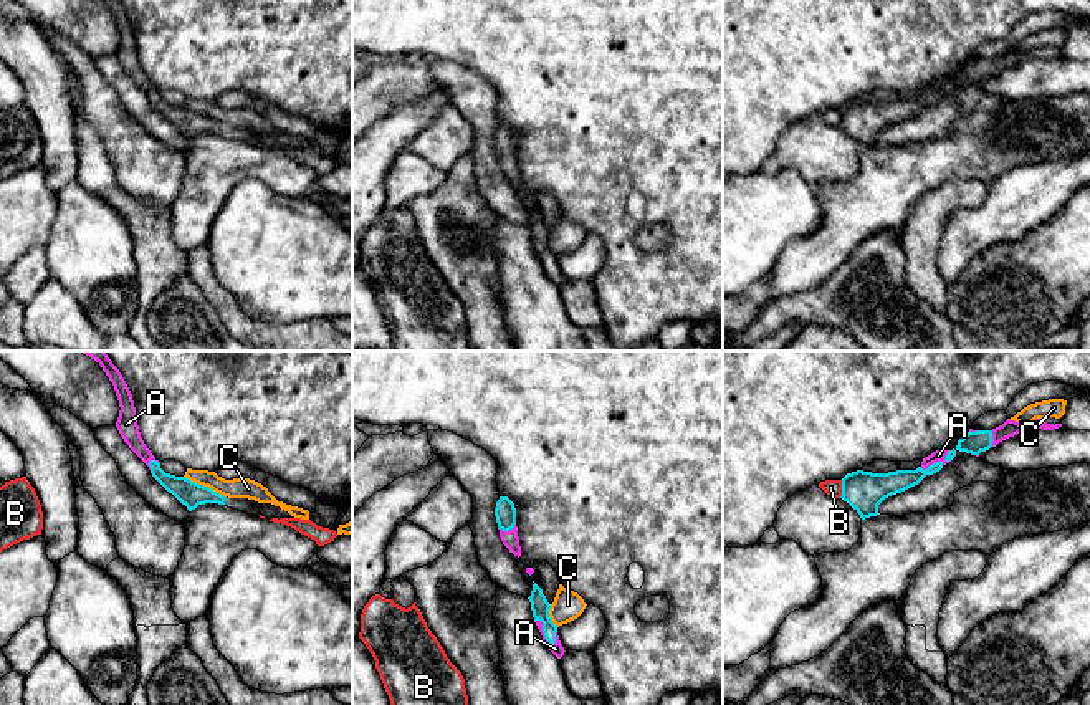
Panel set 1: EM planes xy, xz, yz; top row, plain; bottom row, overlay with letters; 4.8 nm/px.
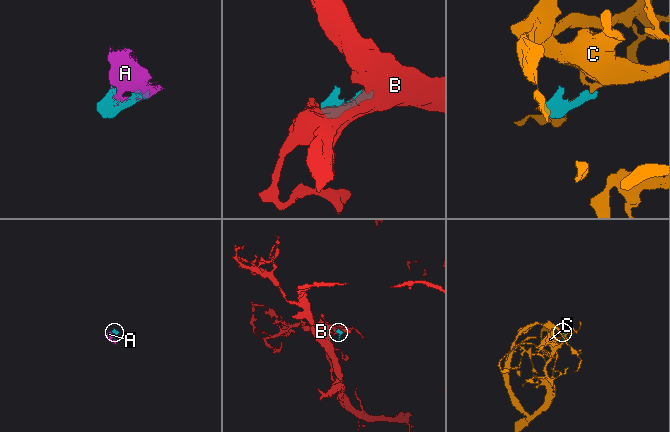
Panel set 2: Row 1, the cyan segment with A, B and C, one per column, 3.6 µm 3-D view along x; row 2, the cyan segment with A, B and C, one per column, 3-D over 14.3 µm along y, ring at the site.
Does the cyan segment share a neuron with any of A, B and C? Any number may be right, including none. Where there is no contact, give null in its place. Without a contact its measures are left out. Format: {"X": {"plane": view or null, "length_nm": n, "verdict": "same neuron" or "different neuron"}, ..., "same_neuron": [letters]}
{"A": {"plane": "xz", "length_nm": 160, "verdict": "same neuron"}, "B": {"plane": "yz", "length_nm": 90, "verdict": "different neuron"}, "C": {"plane": "xy", "length_nm": 220, "verdict": "different neuron"}, "same_neuron": ["A"]}

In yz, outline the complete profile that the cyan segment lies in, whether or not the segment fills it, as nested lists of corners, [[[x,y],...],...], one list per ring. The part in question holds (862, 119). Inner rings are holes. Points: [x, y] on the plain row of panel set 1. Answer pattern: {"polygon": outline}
{"polygon": [[[936,79],[925,86],[916,99],[896,99],[872,103],[857,99],[842,108],[842,129],[847,131],[862,149],[877,146],[878,134],[896,122],[918,114],[926,104],[939,101],[956,86],[956,79]]]}

